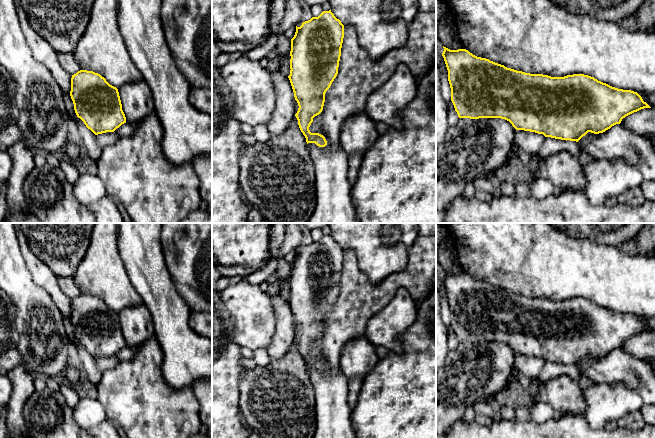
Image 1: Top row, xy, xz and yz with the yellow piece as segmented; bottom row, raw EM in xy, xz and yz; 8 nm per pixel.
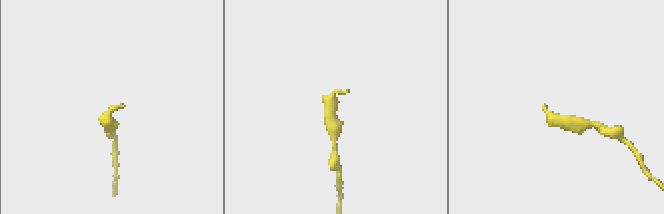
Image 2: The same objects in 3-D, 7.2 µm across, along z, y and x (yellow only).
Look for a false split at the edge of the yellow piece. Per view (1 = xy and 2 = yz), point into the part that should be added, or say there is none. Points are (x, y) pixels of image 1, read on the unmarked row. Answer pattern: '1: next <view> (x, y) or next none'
1: next none
2: next none

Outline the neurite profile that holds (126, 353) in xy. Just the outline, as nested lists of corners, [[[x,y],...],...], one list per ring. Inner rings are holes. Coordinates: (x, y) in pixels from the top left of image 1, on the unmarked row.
[[[126,346],[122,348],[119,352],[117,352],[114,356],[119,360],[119,362],[127,361],[133,358],[136,352],[137,348]]]

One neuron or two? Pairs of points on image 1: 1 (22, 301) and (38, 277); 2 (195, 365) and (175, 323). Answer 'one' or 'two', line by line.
1: two
2: one

